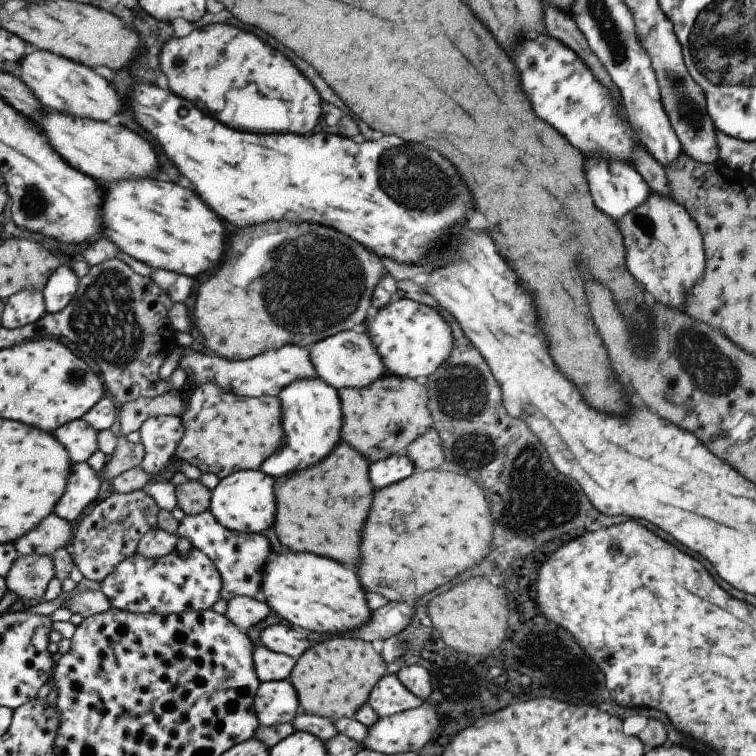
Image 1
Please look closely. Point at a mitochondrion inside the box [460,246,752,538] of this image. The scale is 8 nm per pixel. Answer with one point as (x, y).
(703, 364)

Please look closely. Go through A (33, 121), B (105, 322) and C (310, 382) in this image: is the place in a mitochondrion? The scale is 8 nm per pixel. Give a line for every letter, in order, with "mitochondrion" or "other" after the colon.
A: other
B: mitochondrion
C: other

